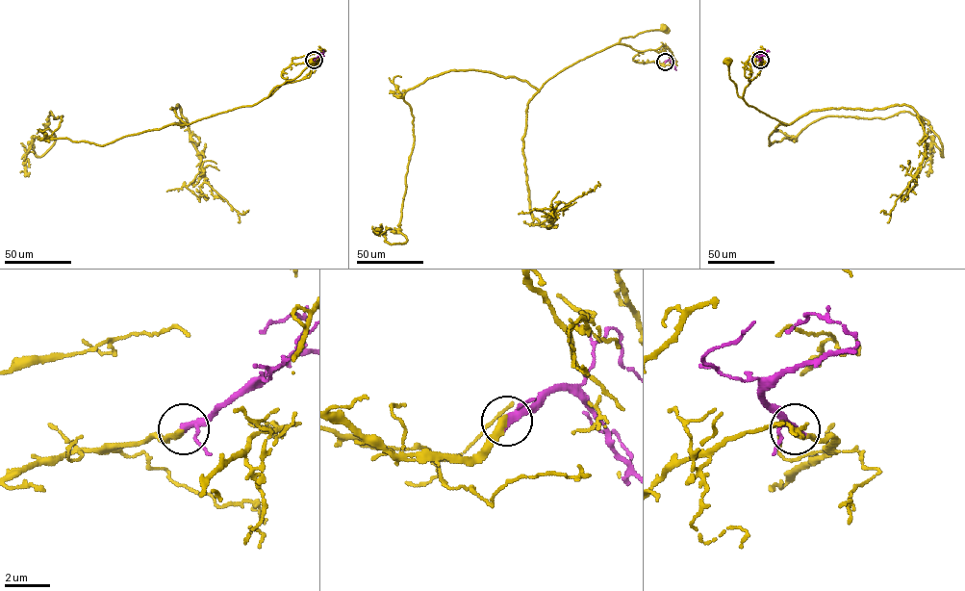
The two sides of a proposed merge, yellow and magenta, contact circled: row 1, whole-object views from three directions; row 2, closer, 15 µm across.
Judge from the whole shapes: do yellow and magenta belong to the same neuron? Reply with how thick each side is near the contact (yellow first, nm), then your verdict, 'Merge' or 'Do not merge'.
Thickness 320 nm (yellow) against 280 nm. Merge

